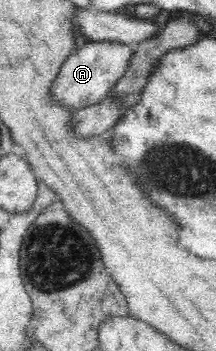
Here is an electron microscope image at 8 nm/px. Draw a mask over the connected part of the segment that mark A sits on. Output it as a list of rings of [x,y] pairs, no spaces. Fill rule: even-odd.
[[[88,41],[80,43],[75,51],[64,60],[59,74],[51,82],[51,88],[49,88],[51,103],[57,103],[57,105],[75,112],[103,101],[111,90],[111,86],[115,86],[119,78],[127,72],[133,52],[134,47],[126,45],[124,42]]]

